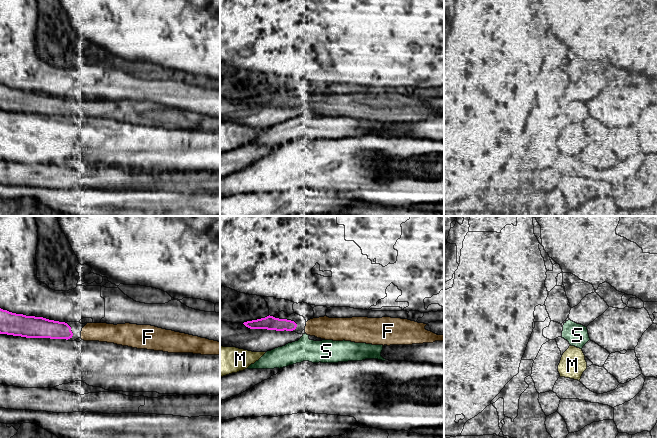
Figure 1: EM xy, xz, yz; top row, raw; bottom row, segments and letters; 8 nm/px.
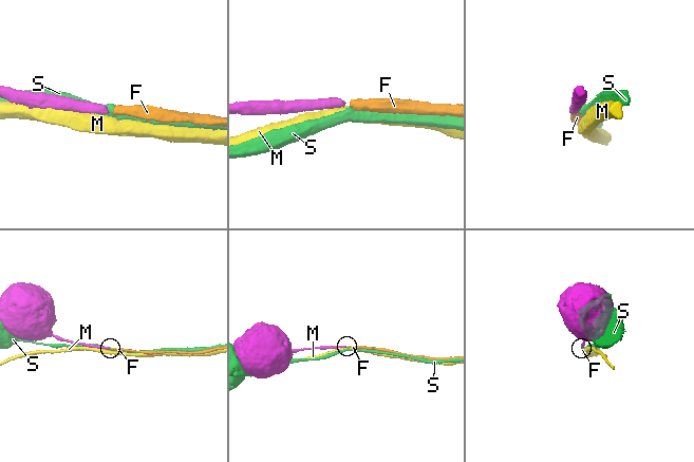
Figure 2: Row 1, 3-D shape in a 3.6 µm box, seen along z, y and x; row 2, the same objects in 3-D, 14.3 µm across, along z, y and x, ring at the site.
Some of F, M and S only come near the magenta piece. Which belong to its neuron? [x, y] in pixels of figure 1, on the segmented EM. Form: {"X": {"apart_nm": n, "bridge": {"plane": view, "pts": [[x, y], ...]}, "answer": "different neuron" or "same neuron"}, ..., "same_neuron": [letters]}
{"F": {"apart_nm": 70, "bridge": {"plane": "xy", "pts": [[72, 333], [81, 333]]}, "answer": "same neuron"}, "M": {"apart_nm": 180, "bridge": {"plane": "xz", "pts": [[250, 328], [243, 349]]}, "answer": "different neuron"}, "S": {"apart_nm": 80, "bridge": {"plane": "xz", "pts": [[295, 328], [303, 334]]}, "answer": "different neuron"}, "same_neuron": ["F"]}

